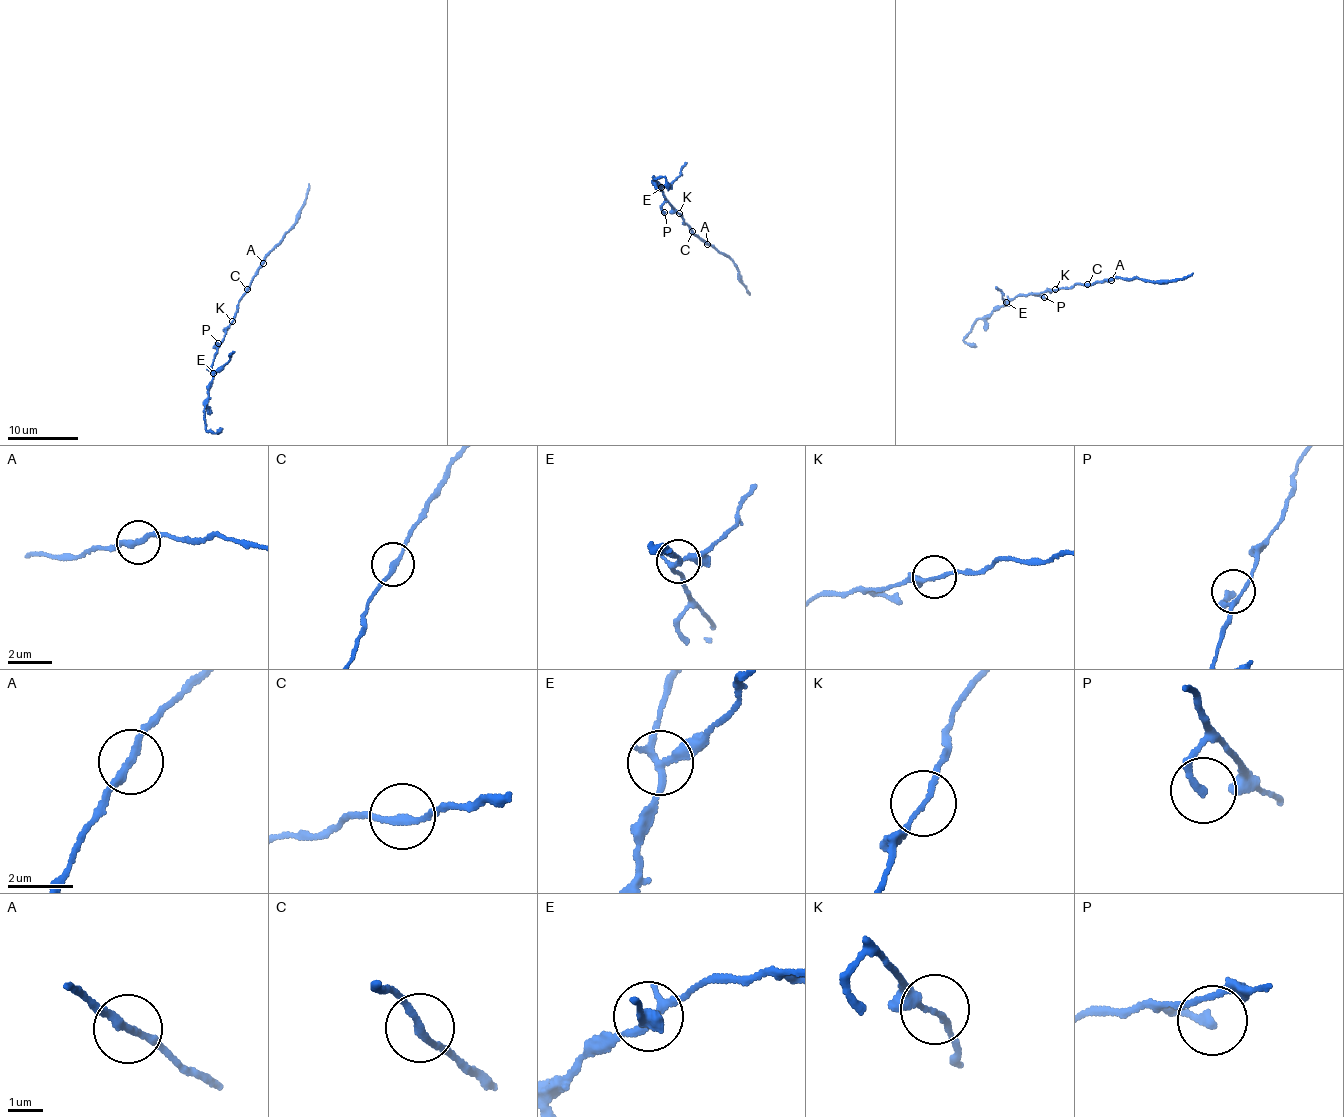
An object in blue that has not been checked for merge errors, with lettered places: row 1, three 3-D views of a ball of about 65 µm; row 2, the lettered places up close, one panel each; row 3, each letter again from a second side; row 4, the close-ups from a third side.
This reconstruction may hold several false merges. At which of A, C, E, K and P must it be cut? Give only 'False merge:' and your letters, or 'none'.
False merge: A, E

